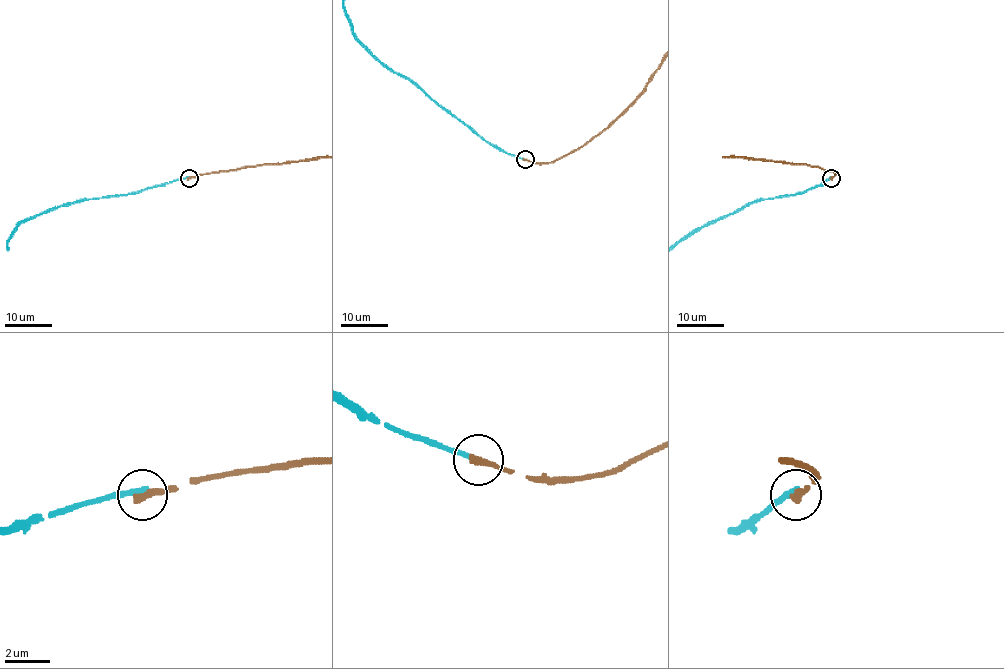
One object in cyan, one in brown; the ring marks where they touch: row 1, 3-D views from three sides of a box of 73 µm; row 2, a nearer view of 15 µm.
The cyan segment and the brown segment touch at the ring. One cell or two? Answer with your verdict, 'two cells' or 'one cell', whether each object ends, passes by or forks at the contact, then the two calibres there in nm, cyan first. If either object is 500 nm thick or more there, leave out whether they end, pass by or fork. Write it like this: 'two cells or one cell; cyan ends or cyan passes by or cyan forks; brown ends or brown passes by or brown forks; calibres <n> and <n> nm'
two cells; cyan ends; brown ends; calibres 240 and 320 nm

